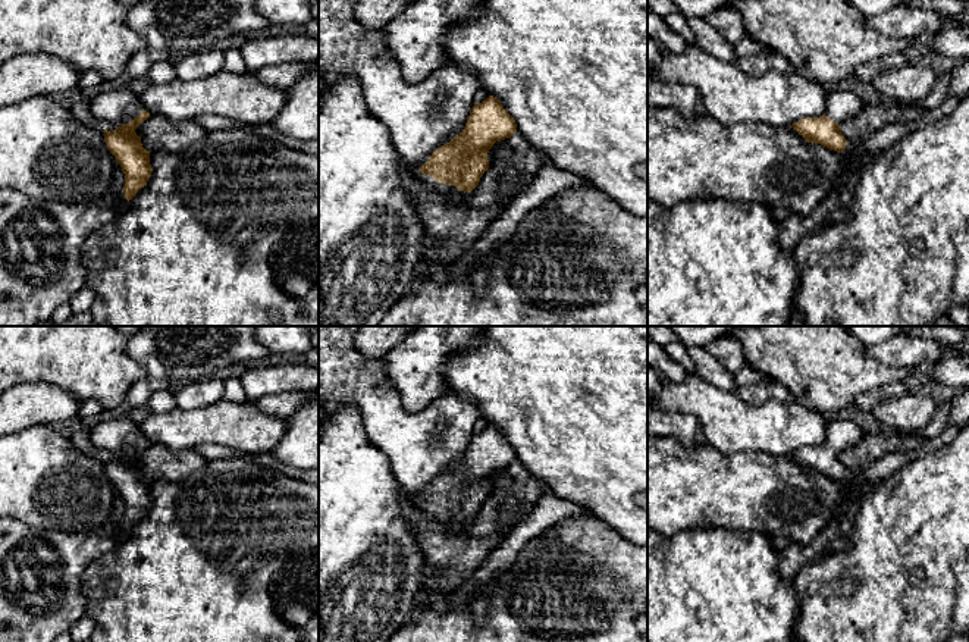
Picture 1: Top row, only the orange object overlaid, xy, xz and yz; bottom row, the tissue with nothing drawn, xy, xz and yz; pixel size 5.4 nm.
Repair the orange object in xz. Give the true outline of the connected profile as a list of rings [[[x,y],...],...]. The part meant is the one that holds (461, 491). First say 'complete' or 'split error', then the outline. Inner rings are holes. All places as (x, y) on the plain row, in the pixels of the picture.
split error; [[[489,425],[474,432],[462,461],[436,477],[415,505],[424,517],[449,530],[460,530],[489,498],[487,482],[493,473],[515,461],[514,447],[496,426]]]

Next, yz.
split error; [[[830,420],[827,422],[825,442],[822,445],[800,448],[790,457],[797,460],[808,472],[816,472],[843,482],[847,469],[840,460],[840,452],[854,447],[863,435],[856,422]]]

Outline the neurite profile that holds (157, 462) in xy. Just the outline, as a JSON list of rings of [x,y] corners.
[[[150,444],[137,455],[135,461],[147,480],[164,479],[172,482],[188,477],[207,463],[194,450],[170,451],[160,444]]]

